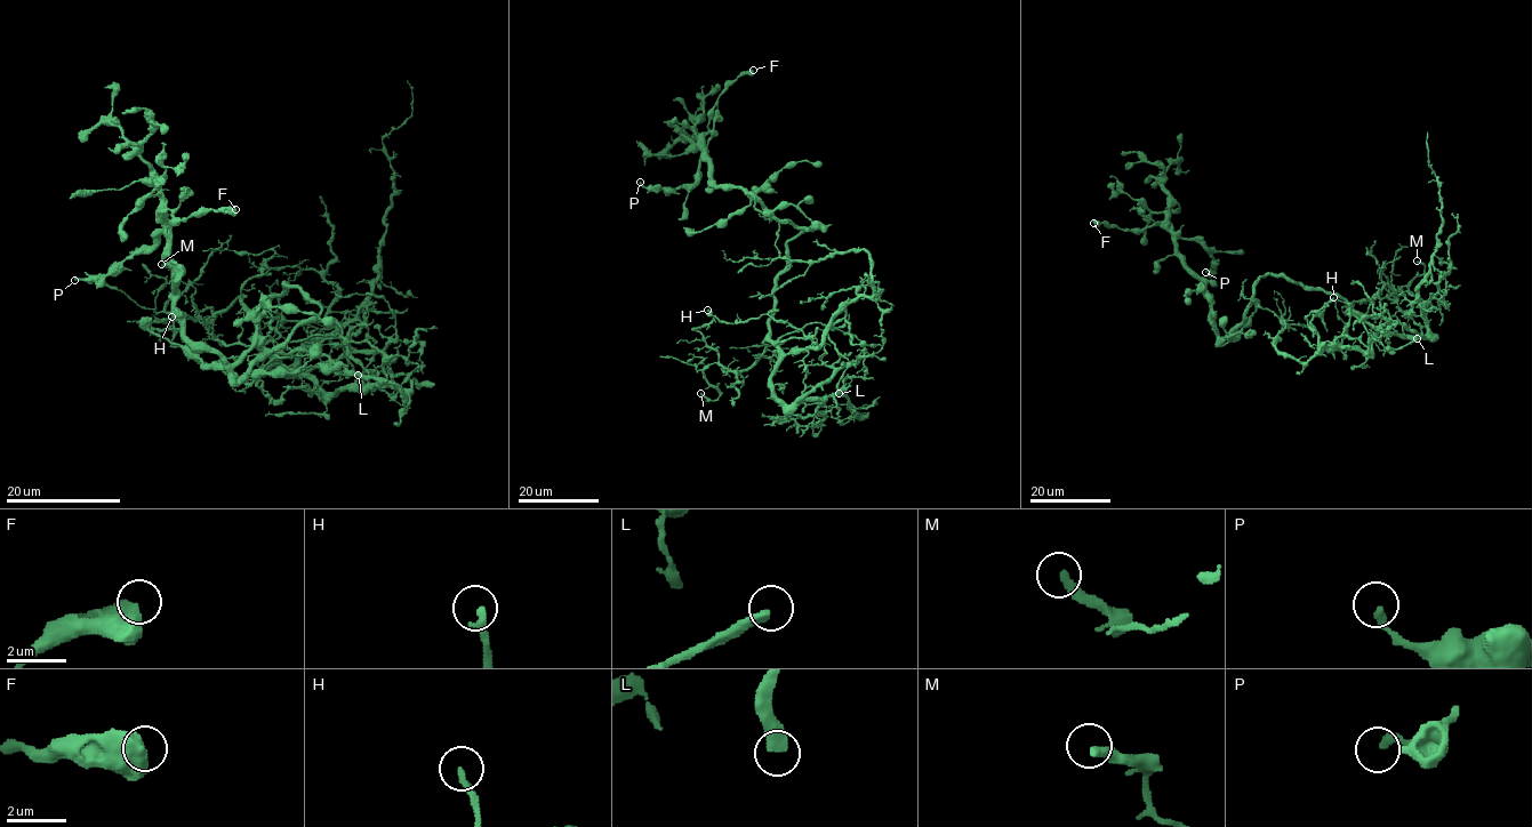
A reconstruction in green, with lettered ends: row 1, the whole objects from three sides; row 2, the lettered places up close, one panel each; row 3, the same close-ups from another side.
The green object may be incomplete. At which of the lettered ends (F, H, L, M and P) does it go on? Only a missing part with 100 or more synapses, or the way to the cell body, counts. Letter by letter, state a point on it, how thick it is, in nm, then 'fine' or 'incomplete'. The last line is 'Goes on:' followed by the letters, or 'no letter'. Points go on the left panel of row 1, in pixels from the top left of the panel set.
F: (235, 209) | 600 nm | fine
H: (171, 316) | 240 nm | fine
L: (358, 375) | 400 nm | incomplete
M: (161, 264) | 320 nm | fine
P: (74, 280) | 280 nm | fine
Goes on: L

